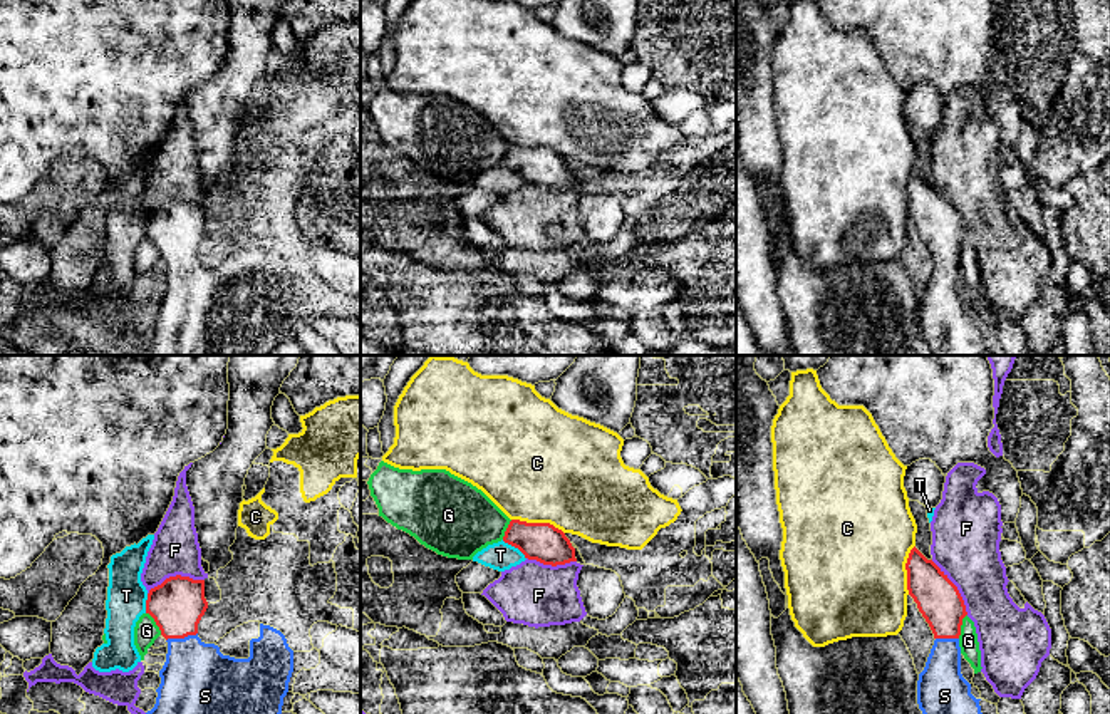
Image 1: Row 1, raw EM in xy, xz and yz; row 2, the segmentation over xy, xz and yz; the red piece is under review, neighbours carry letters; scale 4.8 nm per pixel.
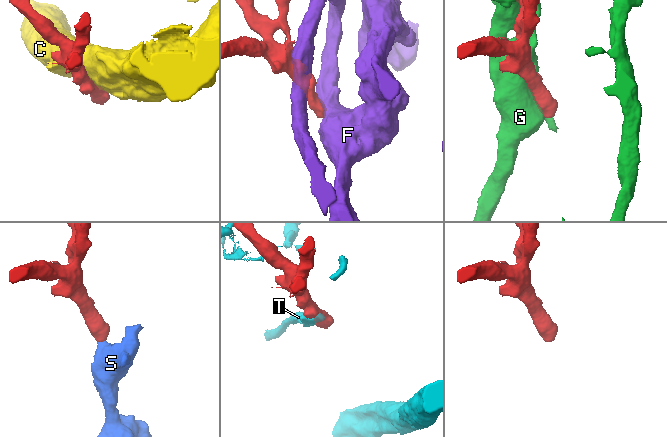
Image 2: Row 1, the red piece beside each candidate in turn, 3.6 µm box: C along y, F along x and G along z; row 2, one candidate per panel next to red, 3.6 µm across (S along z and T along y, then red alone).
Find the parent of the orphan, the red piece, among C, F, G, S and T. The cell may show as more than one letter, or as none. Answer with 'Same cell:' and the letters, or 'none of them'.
Same cell: S

